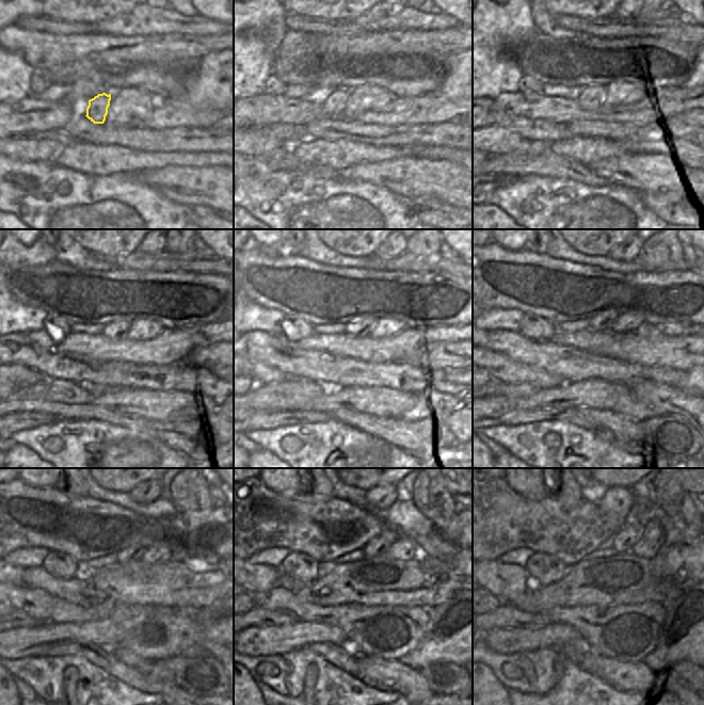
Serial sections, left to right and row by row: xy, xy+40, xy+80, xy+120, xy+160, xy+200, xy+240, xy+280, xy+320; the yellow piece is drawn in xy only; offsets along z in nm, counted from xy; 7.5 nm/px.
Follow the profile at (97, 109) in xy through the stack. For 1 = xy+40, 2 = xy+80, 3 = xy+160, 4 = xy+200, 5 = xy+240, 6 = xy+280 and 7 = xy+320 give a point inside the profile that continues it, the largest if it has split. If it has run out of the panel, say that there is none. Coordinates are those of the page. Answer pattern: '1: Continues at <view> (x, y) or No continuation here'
1: Continues at xy+40 (334, 107)
2: Continues at xy+80 (592, 92)
3: Continues at xy+160 (362, 327)
4: Continues at xy+200 (604, 321)
5: Continues at xy+240 (134, 551)
6: Continues at xy+280 (377, 546)
7: Continues at xy+320 (623, 539)

